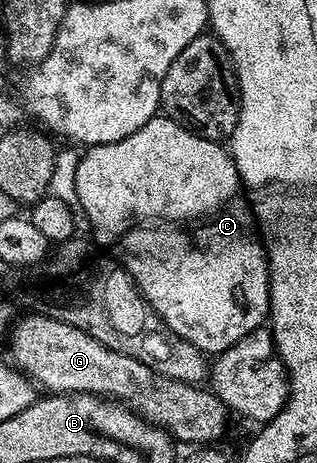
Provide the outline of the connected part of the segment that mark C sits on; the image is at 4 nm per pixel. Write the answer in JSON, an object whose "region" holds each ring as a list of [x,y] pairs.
{"region":[[[158,114],[143,126],[139,126],[135,134],[127,134],[127,138],[119,142],[86,147],[81,152],[81,161],[75,170],[75,190],[81,199],[81,212],[89,215],[94,241],[97,239],[101,244],[113,244],[130,228],[130,232],[125,236],[125,271],[133,277],[133,283],[137,285],[145,301],[159,314],[166,328],[194,344],[200,352],[216,354],[227,350],[232,344],[239,342],[239,338],[251,334],[266,323],[269,314],[269,259],[265,256],[265,246],[259,239],[252,207],[241,187],[241,179],[235,170],[235,162],[229,155],[228,147],[222,146],[216,140],[208,140],[188,132],[183,125],[177,124],[164,114]]]}

